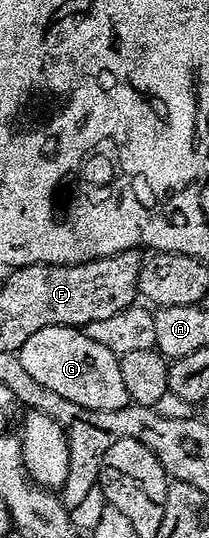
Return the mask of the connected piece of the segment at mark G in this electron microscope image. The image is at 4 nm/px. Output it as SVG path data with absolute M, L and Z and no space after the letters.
M67 324L46 326L42 330L30 334L30 338L26 338L26 342L22 342L18 355L22 367L26 369L26 374L30 374L30 378L34 378L34 382L42 382L42 386L46 386L46 390L54 390L58 394L62 394L62 398L70 398L70 402L78 402L83 408L118 410L130 402L119 369L120 356L111 352L100 342L88 337L86 332L79 327Z

